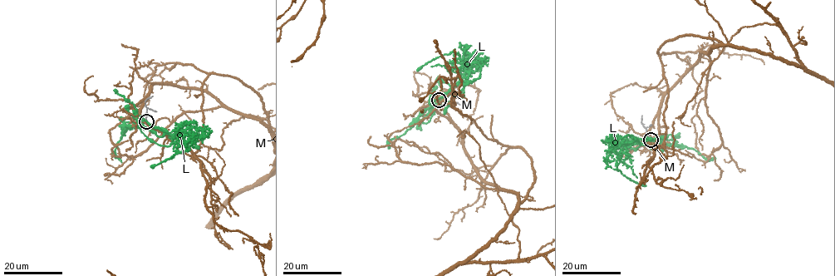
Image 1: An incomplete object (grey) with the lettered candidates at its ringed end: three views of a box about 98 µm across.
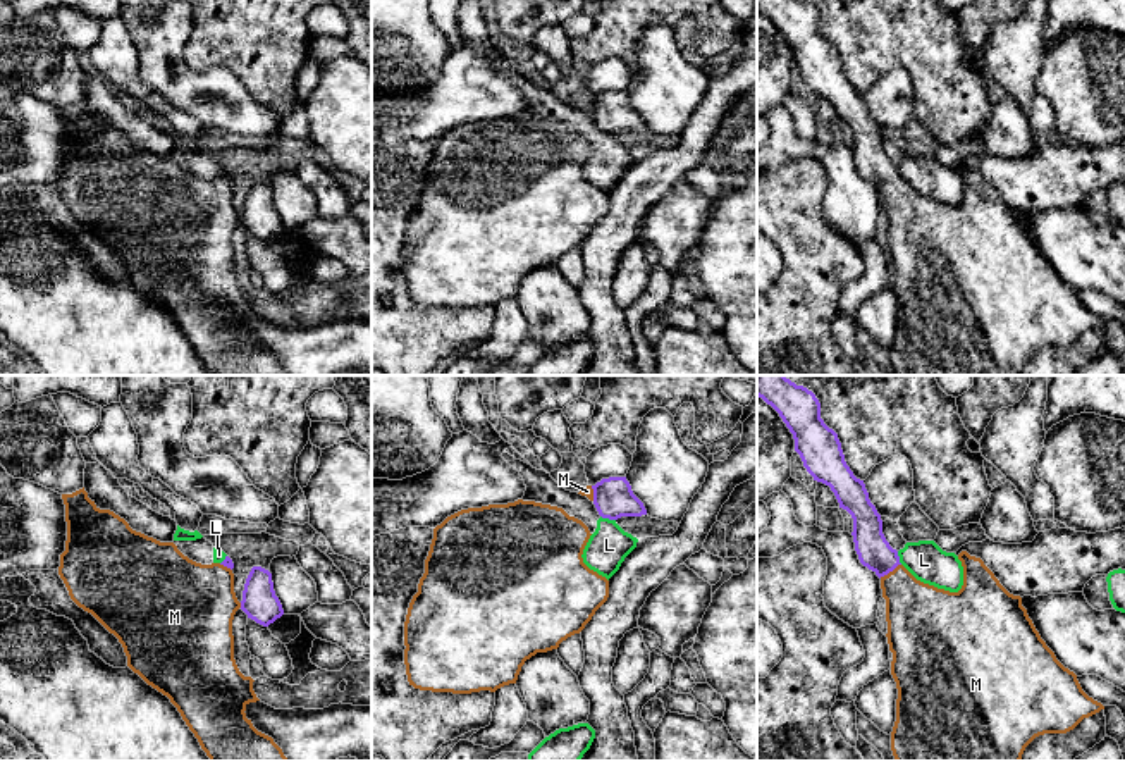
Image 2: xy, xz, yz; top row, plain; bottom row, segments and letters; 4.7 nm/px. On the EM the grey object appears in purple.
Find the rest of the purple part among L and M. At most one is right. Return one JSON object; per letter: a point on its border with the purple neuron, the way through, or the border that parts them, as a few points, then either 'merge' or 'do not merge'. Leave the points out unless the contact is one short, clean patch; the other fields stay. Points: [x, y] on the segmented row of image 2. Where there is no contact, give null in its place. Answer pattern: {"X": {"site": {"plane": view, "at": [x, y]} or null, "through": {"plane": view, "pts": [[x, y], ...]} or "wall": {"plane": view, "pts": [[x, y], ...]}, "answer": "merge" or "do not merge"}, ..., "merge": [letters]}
{"L": {"site": {"plane": "xz", "at": [608, 517]}, "wall": {"plane": "xz", "pts": [[601, 515], [614, 520]]}, "answer": "do not merge"}, "M": {"site": {"plane": "yz", "at": [890, 570]}, "through": {"plane": "yz", "pts": [[874, 551], [890, 570], [919, 615]]}, "answer": "merge"}, "merge": ["M"]}

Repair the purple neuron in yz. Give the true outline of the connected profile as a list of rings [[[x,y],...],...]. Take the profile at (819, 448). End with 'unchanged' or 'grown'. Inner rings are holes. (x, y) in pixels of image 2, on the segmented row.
[[[757,375],[757,396],[771,405],[795,439],[803,467],[834,492],[839,508],[853,518],[853,542],[858,560],[881,578],[886,599],[888,644],[893,653],[891,675],[896,682],[896,721],[891,751],[896,761],[1020,761],[1025,747],[1044,733],[1067,733],[1084,718],[1104,706],[1089,697],[1073,671],[1065,668],[1036,630],[1022,597],[1010,594],[981,558],[967,551],[958,554],[963,585],[958,592],[938,589],[917,580],[901,563],[898,551],[882,534],[882,520],[869,499],[864,480],[845,461],[838,434],[821,418],[821,403],[812,391],[784,375]]]; grown

